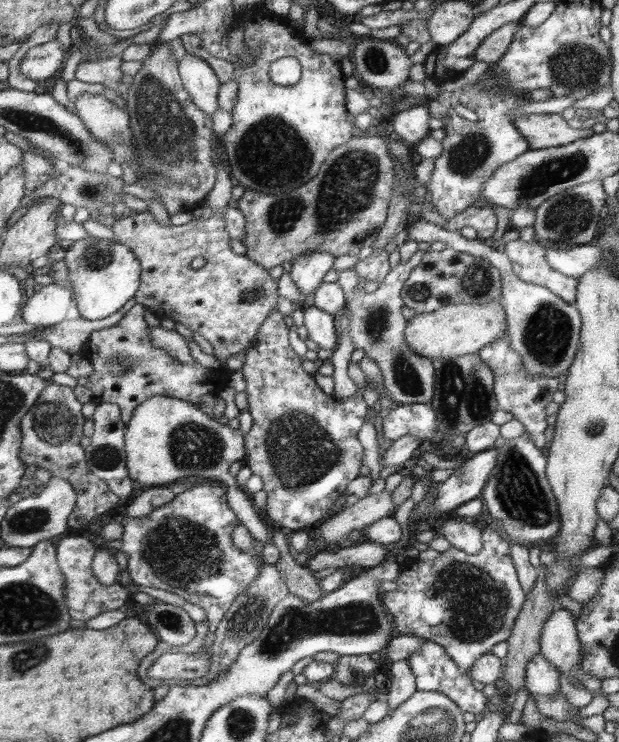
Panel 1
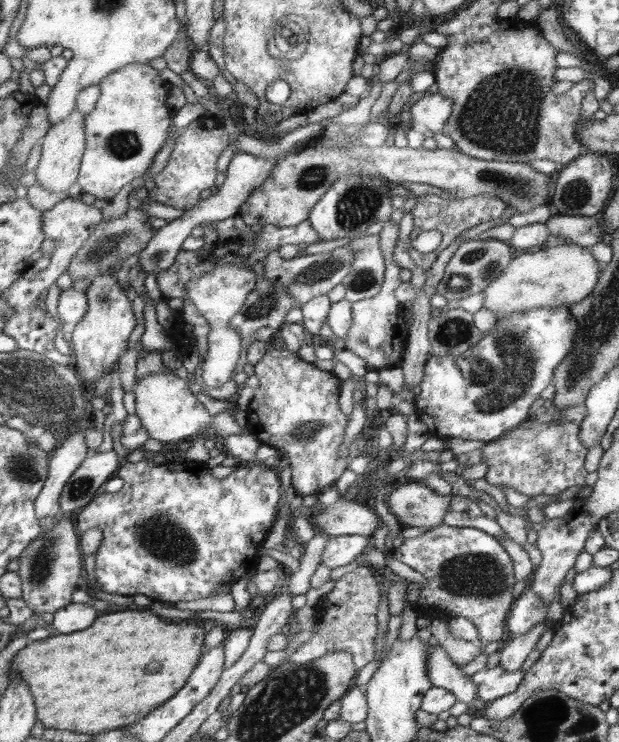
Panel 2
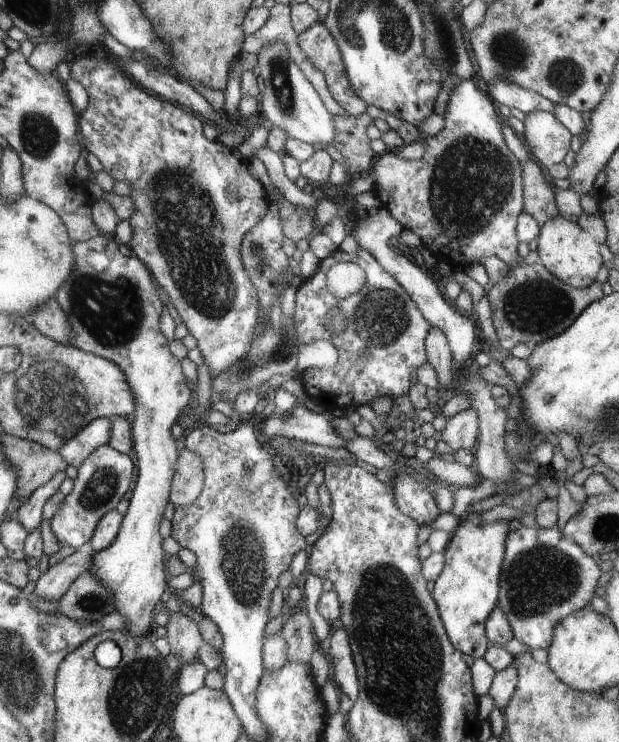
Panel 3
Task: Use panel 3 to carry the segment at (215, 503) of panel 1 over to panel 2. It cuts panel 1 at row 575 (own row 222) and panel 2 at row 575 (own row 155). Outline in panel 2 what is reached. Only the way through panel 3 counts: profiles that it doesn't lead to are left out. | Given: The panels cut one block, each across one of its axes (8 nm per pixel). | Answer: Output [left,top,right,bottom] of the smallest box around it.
[76,456,280,603]

